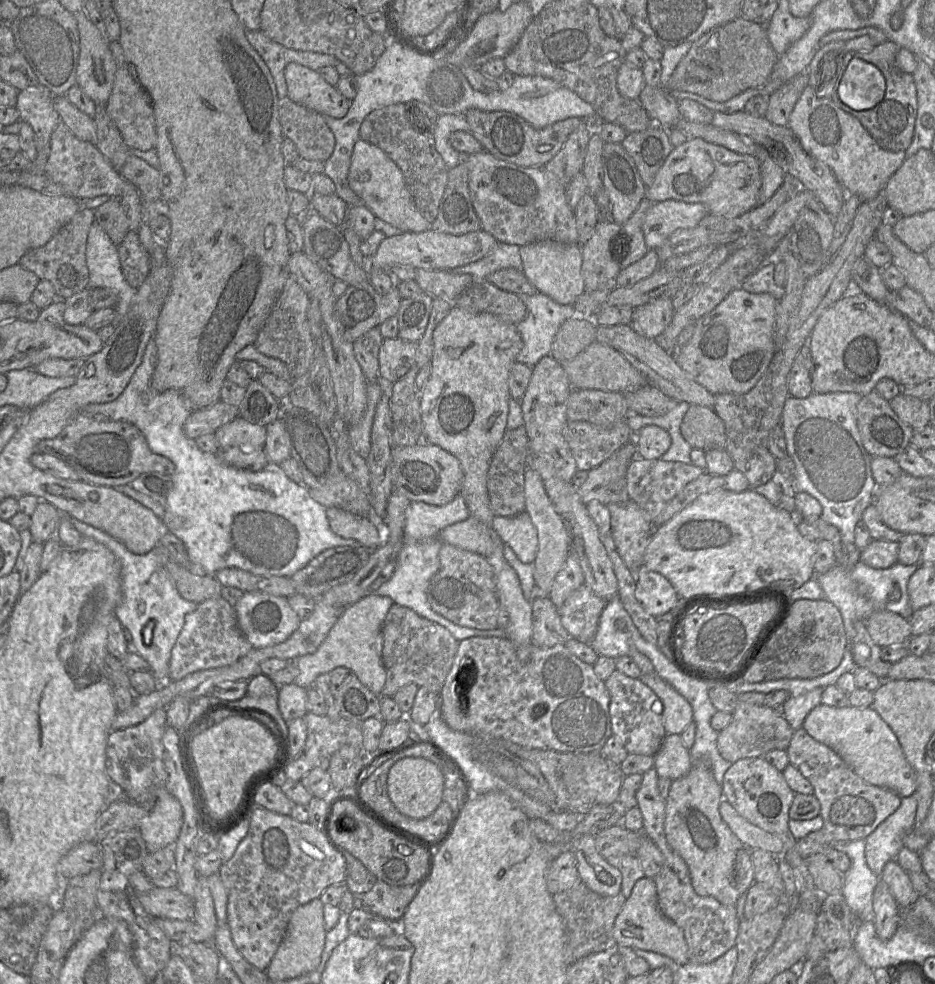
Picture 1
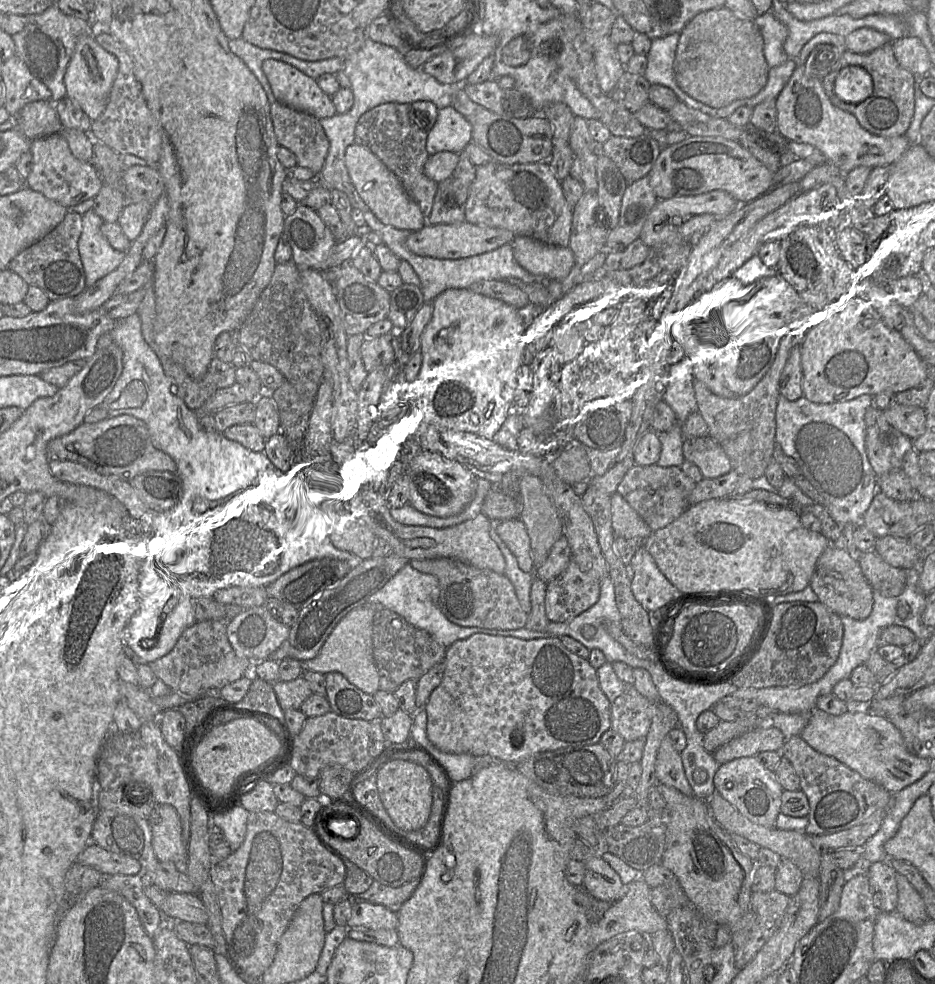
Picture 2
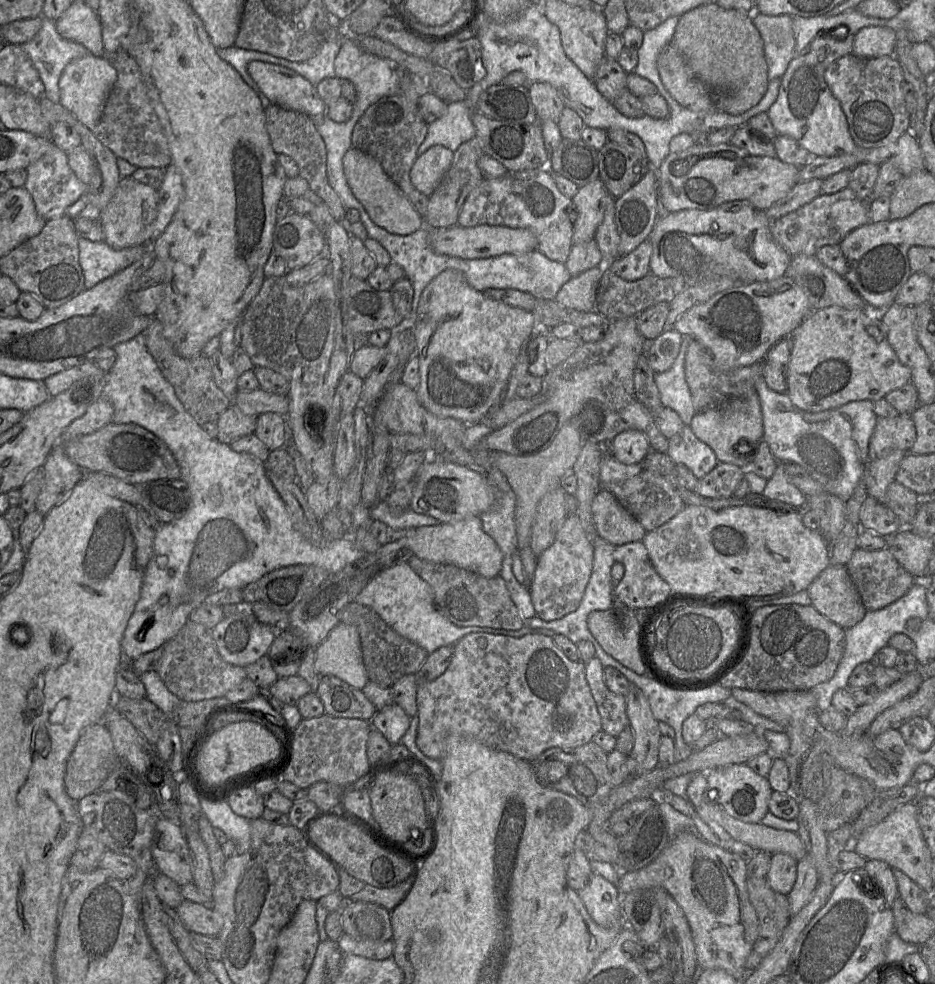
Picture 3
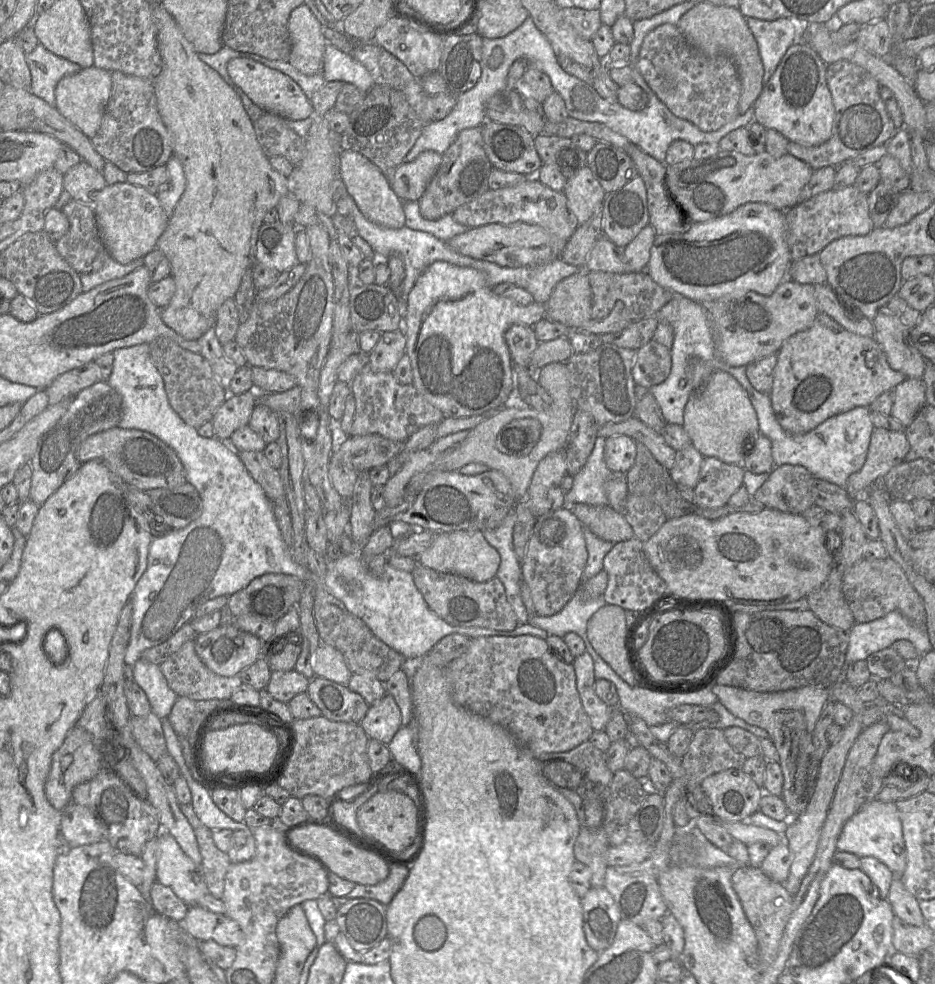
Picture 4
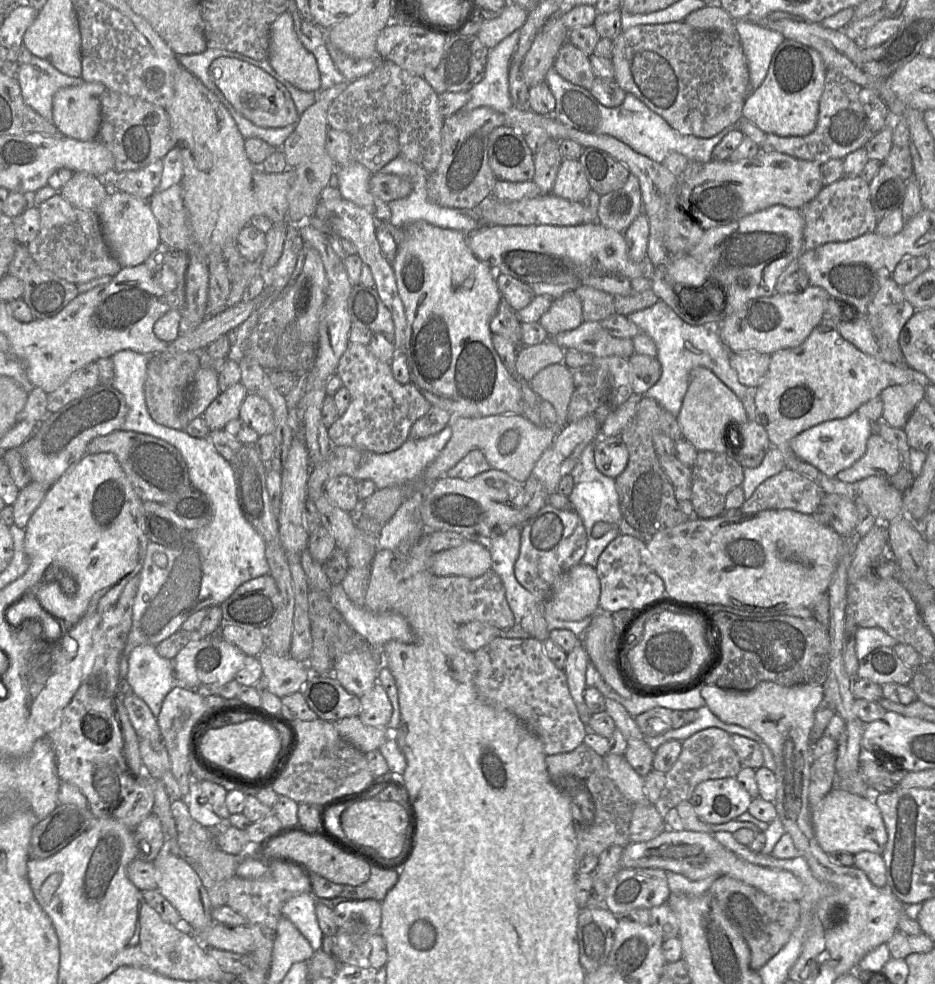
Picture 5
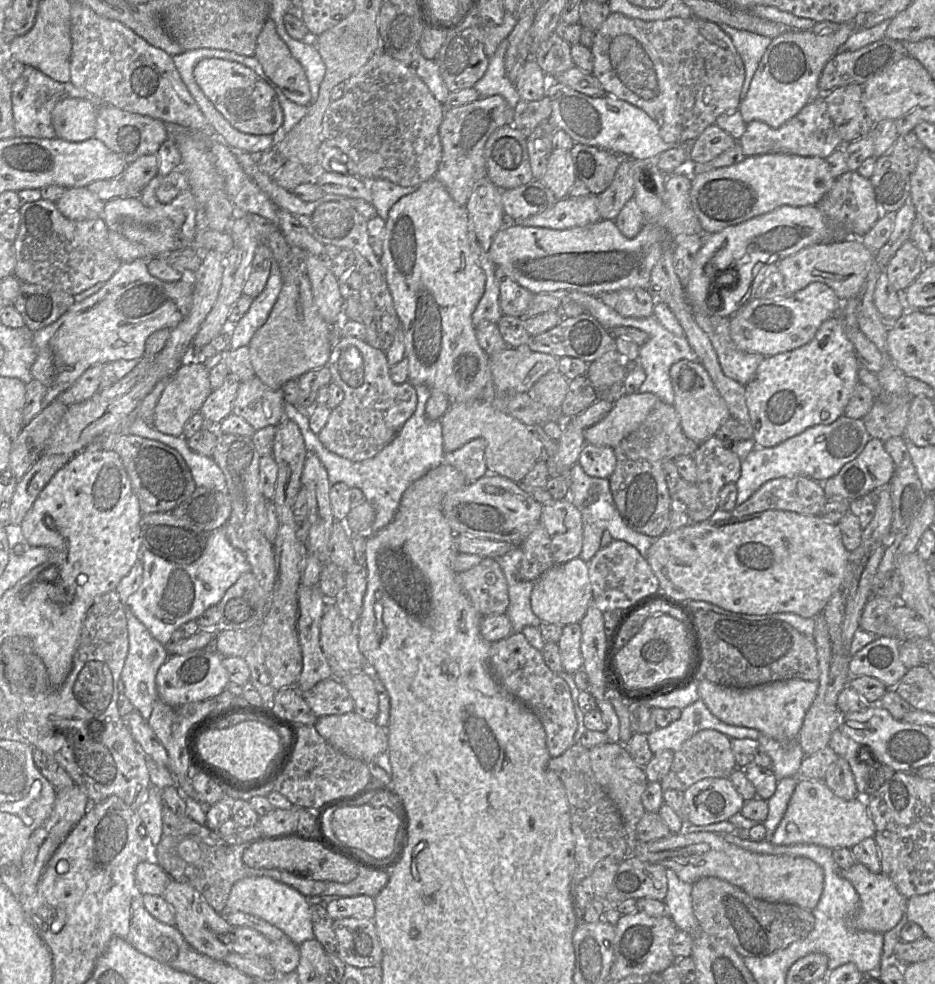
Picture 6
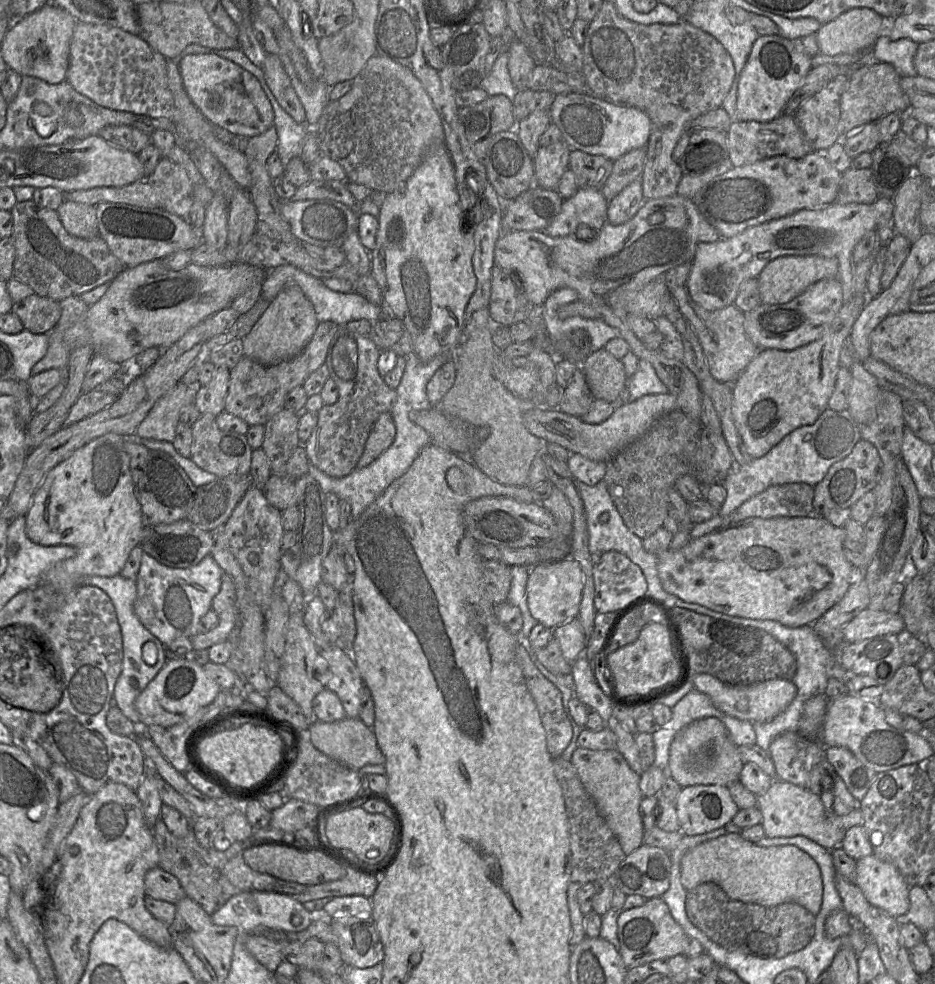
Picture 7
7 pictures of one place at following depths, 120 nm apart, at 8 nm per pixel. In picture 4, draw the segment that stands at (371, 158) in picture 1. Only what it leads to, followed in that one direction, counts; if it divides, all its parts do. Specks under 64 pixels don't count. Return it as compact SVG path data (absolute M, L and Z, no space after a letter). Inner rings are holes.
M353 150L341 151L338 174L347 192L368 219L386 228L398 229L405 226L404 201L395 194L387 177L368 158Z

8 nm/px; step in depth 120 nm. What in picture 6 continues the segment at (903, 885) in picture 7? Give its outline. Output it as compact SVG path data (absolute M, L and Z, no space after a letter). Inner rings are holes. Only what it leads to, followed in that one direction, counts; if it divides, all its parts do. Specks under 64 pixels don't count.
M855 863L851 868L840 870L856 890L859 903L851 920L853 927L859 931L884 934L893 929L905 915L907 899L897 890L893 881L883 872L873 873L865 865Z

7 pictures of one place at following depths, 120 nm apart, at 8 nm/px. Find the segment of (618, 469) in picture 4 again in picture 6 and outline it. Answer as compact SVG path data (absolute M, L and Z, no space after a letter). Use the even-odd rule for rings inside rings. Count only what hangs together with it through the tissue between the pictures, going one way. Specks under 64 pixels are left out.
M586 444L577 463L591 477L609 478L616 467L614 448Z

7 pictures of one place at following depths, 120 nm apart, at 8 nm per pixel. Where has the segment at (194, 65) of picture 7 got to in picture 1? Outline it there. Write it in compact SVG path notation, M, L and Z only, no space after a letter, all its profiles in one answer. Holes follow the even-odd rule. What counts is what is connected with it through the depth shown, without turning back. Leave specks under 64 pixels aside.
M289 63L284 70L287 96L295 103L324 116L343 118L352 100L345 98L316 70L298 63Z

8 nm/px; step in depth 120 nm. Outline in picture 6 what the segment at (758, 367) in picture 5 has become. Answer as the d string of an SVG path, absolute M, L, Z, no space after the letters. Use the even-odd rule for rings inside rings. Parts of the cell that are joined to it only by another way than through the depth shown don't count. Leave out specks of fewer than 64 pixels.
M694 313L694 320L711 340L726 376L743 385L754 378L765 356L761 353L741 350L736 346L730 335L731 317Z

